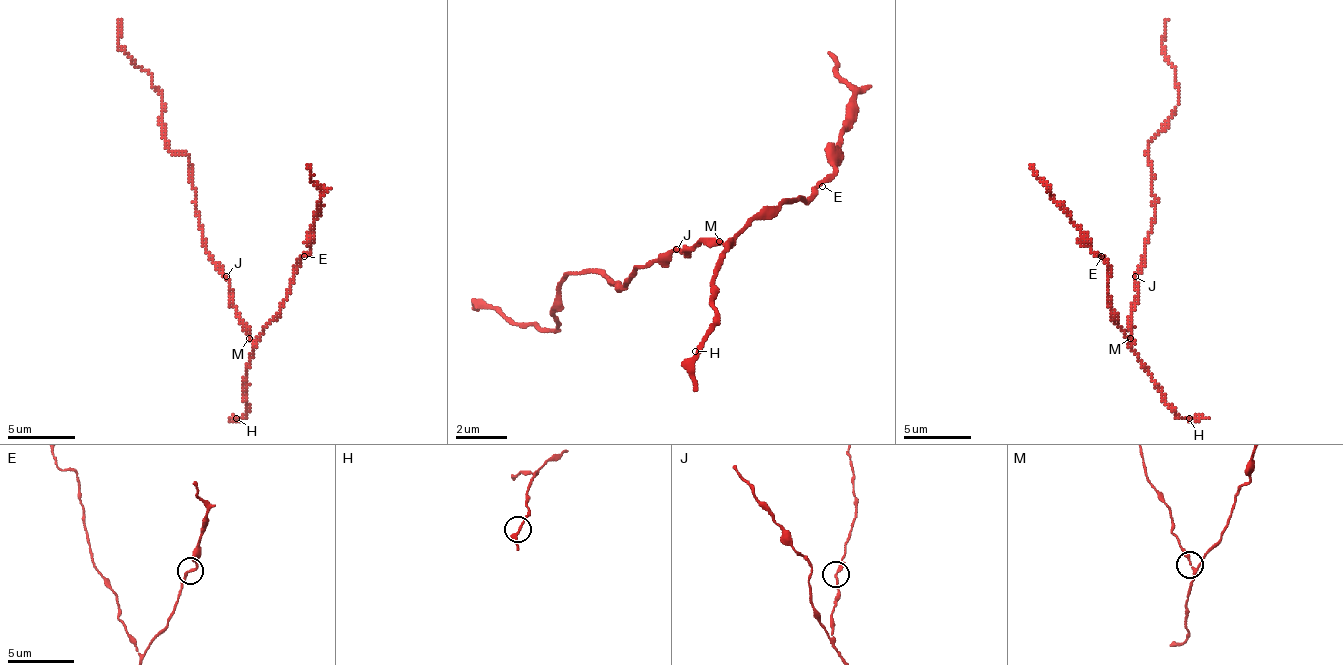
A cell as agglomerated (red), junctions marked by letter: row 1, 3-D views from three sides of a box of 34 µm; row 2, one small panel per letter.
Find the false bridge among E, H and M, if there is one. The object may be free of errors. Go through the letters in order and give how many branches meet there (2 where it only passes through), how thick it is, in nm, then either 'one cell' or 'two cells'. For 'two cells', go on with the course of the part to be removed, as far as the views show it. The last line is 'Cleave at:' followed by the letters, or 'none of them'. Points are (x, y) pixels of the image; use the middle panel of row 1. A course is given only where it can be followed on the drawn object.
E: 2 branches meet; 180 nm thick; one cell
H: 2 branches meet; 240 nm thick; one cell
M: 3 branches meet; 200 nm thick; one cell
Cleave at: none of them

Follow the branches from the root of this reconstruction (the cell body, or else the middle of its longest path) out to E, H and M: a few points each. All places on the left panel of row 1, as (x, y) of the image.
E: (219, 273), (229, 283), (229, 303), (236, 310), (243, 330), (253, 340), (280, 310), (297, 263), (304, 256)
H: (219, 273), (229, 283), (229, 303), (253, 344), (246, 371), (246, 411), (236, 418)
M: (219, 273), (229, 283), (229, 303), (250, 337)

